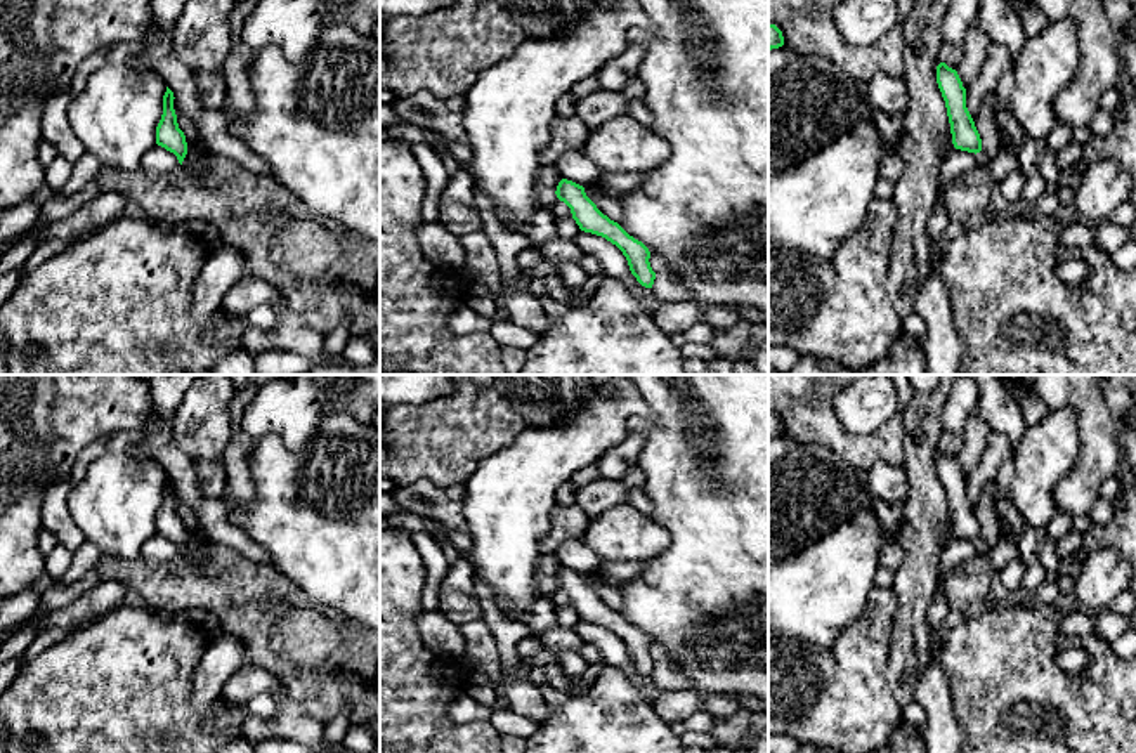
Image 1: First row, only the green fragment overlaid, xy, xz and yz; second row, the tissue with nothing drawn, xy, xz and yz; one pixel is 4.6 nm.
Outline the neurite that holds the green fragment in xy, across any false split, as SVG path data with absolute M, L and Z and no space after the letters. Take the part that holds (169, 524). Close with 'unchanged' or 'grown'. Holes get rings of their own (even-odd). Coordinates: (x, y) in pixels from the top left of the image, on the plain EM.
M166 475L166 481L163 484L163 503L156 515L156 533L173 541L182 553L187 543L187 531L184 521L177 512L173 488L173 481Z | unchanged

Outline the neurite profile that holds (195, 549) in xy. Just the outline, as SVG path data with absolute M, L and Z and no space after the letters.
M189 529L187 531L187 543L182 550L182 555L187 557L194 567L201 567L201 564L205 562L205 547L208 543L208 538L203 536L199 531L196 529Z

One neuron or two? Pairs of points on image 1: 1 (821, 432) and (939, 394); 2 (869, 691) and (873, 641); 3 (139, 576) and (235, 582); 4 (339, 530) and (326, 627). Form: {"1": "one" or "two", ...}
{"1": "two", "2": "one", "3": "one", "4": "two"}

